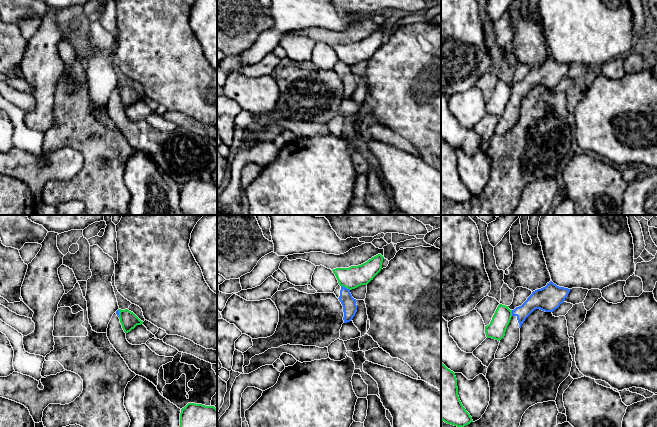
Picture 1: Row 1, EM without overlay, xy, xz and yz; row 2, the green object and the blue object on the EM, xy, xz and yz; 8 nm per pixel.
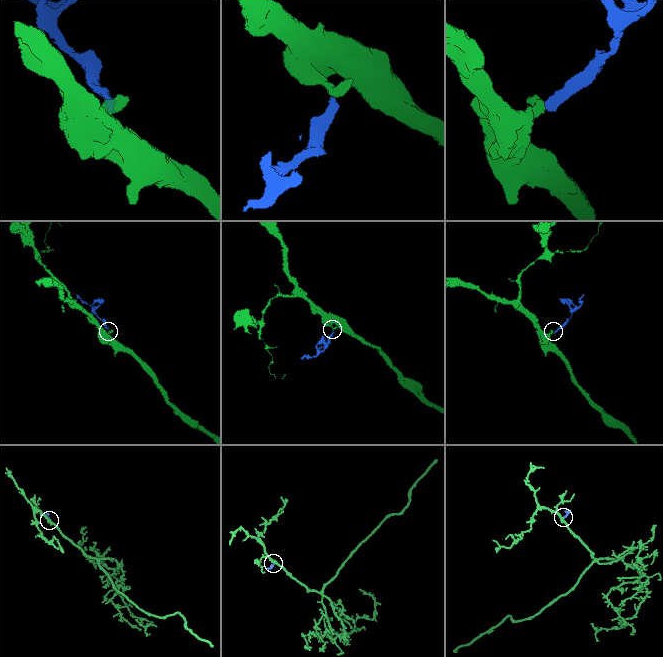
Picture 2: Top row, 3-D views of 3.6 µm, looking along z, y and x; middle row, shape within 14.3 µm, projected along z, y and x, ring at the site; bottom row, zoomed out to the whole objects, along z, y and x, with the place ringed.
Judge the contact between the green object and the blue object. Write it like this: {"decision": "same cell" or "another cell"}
{"decision": "another cell"}

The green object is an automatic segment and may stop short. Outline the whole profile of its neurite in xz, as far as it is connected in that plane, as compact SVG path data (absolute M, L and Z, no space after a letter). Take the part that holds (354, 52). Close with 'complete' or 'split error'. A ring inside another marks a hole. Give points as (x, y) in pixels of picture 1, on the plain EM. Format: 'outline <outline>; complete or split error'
outline M378 30L361 41L336 44L332 47L340 62L352 66L361 61L367 61L373 56L382 45L383 34L381 30Z; complete

